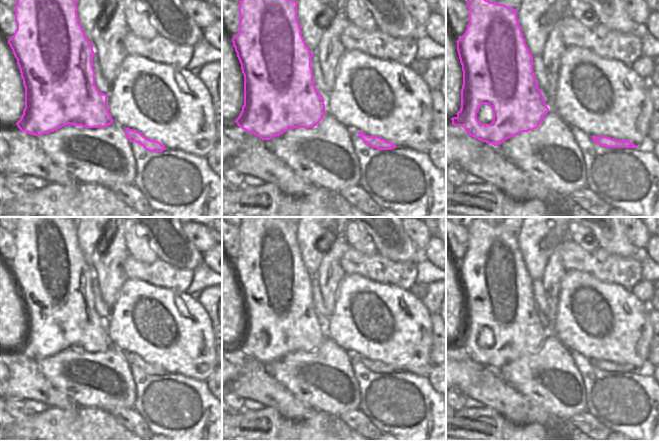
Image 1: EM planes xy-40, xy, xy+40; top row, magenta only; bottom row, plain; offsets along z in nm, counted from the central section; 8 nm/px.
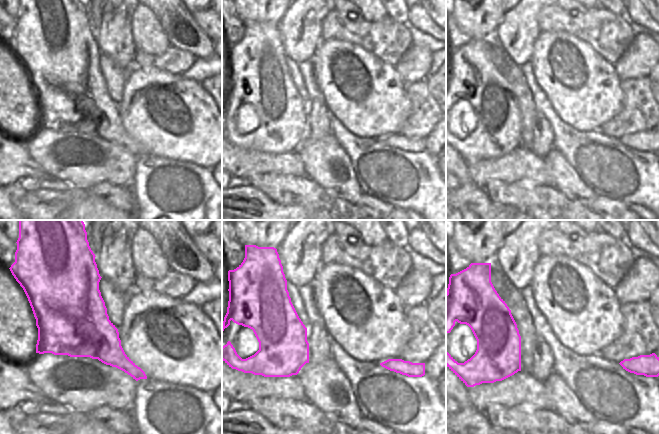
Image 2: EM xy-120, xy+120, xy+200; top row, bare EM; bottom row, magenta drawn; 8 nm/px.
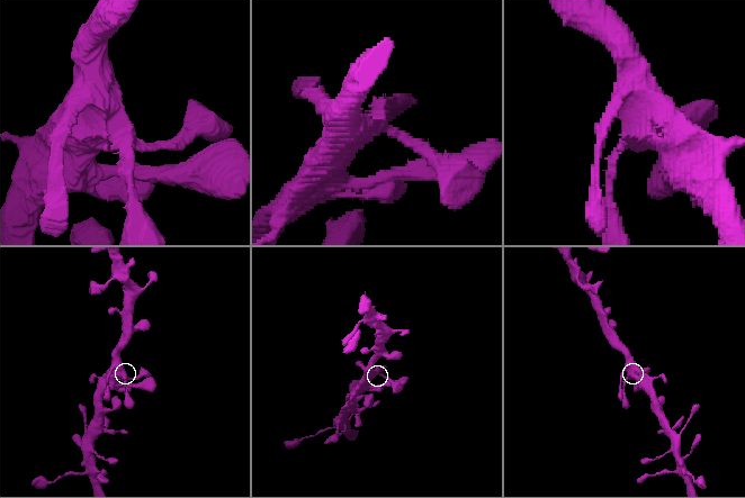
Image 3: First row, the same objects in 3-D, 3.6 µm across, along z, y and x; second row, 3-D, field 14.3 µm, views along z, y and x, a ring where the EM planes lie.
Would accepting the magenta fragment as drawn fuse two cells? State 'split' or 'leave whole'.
leave whole

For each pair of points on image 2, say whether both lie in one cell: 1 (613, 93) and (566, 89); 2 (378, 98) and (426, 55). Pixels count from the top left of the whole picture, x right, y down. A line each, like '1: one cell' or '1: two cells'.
1: one cell
2: two cells

